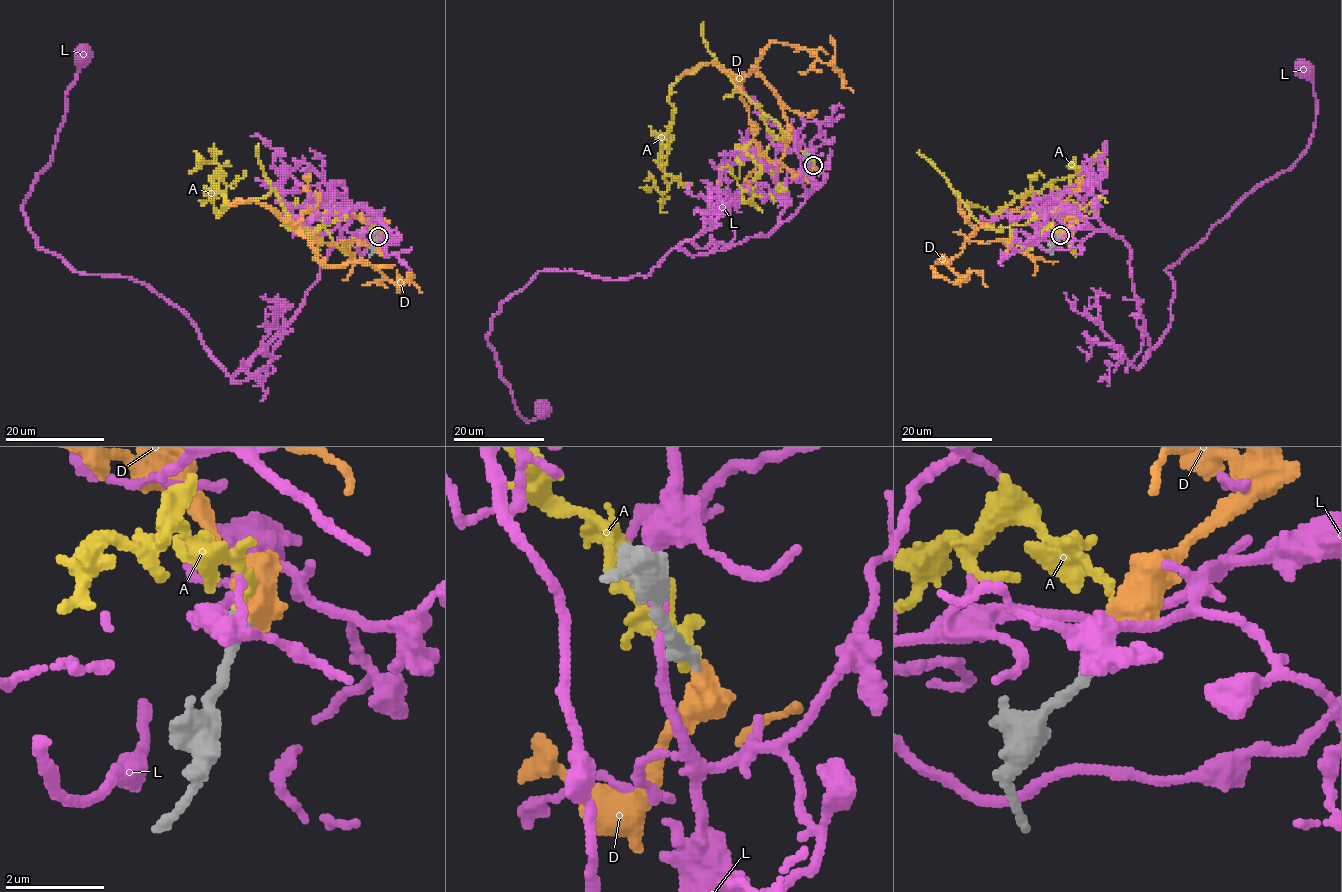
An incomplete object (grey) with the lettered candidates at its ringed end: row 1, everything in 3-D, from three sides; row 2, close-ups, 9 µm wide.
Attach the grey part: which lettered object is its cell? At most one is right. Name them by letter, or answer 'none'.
D

